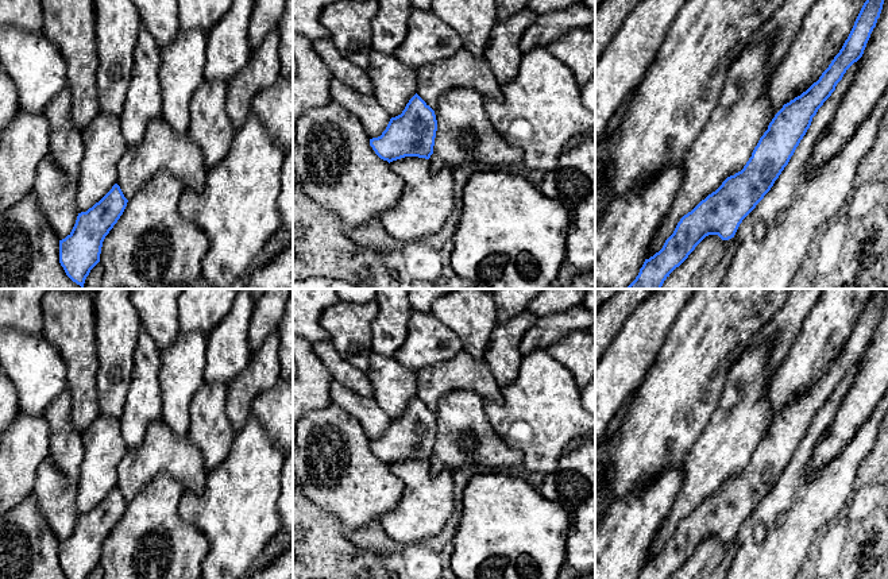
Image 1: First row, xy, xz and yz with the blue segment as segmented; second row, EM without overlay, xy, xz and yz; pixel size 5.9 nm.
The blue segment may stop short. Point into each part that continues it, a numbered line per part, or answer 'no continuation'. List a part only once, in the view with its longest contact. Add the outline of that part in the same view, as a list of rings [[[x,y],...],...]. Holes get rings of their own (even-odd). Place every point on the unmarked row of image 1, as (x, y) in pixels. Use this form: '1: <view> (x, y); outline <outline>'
no continuation

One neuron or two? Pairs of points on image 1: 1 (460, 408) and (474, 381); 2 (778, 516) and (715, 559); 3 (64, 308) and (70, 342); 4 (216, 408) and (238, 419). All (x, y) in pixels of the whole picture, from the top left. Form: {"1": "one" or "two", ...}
{"1": "two", "2": "two", "3": "one", "4": "two"}

